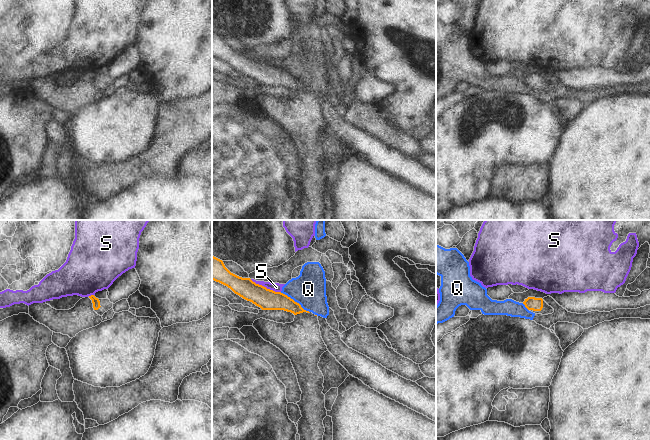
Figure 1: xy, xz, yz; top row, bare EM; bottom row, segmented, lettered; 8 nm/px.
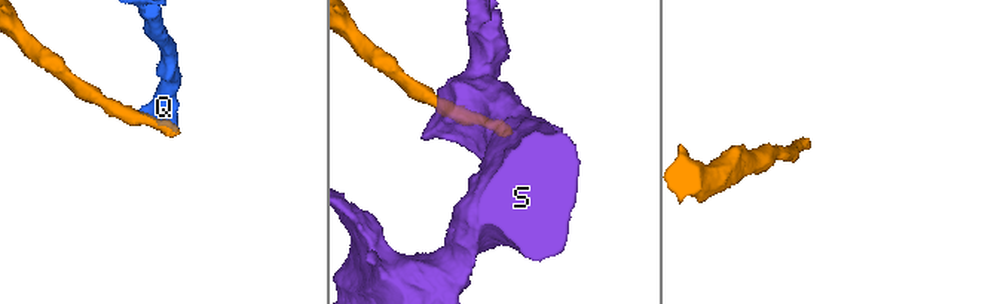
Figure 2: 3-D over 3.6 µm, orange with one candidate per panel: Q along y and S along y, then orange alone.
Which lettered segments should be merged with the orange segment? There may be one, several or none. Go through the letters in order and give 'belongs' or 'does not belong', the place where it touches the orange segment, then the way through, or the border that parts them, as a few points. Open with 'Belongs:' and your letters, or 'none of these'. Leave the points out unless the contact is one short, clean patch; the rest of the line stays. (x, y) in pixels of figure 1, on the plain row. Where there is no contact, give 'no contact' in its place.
Belongs: none of these
Q: does not belong; meets orange in xz at (294, 77); border along xz (280, 68), (292, 74), (309, 88)
S: does not belong; meets orange in xz at (265, 63); border along xz (250, 55), (280, 68)

